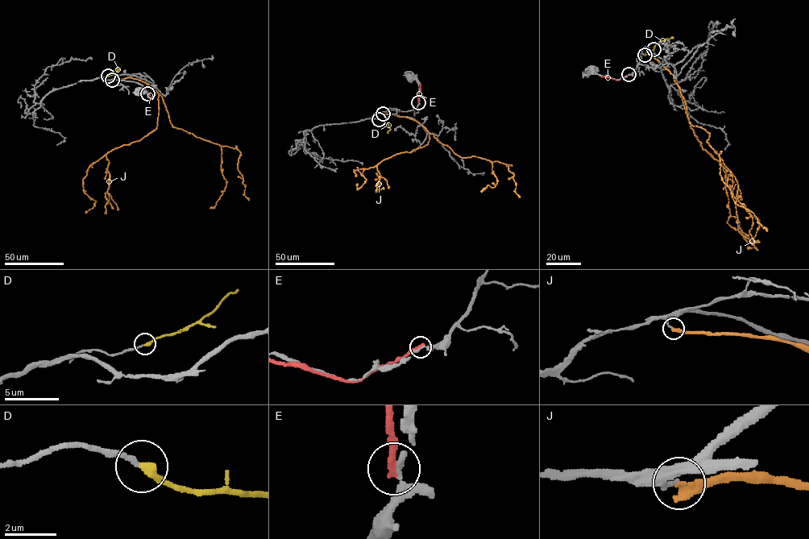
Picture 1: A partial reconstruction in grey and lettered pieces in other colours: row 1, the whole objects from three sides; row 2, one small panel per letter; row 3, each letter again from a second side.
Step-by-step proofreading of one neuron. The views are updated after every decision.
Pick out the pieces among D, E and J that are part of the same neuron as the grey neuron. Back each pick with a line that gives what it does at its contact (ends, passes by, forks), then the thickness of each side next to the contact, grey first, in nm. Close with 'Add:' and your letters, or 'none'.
D: It ends there. Thickness 180 nm (grey) against 320 nm
Add: D

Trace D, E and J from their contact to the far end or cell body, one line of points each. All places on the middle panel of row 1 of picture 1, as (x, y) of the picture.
D: (379, 119), (388, 124), (390, 129), (387, 133)
E: (418, 102), (421, 84)
J: (383, 114), (416, 120), (429, 133), (429, 139), (411, 151), (354, 171), (367, 179), (358, 189), (358, 184)

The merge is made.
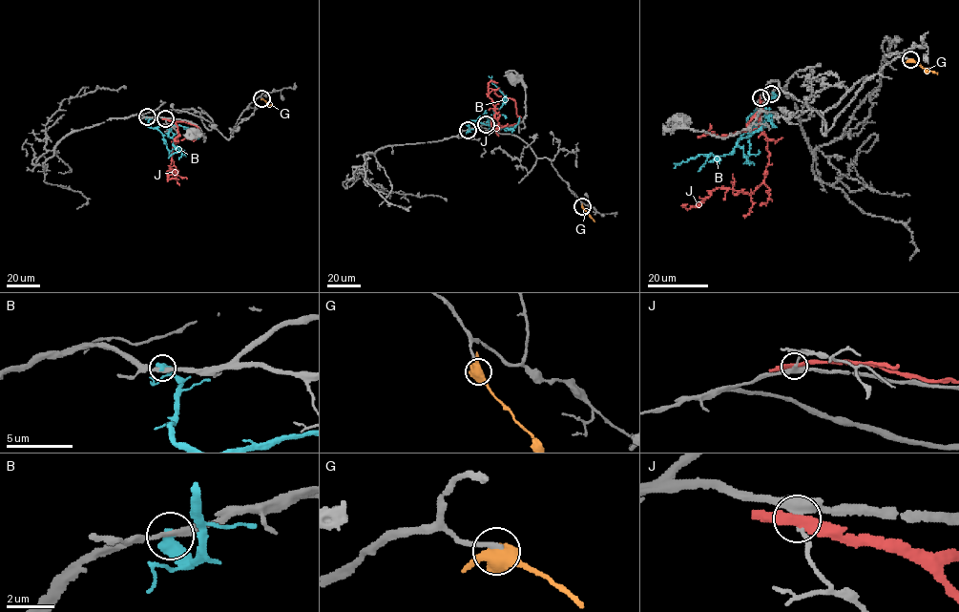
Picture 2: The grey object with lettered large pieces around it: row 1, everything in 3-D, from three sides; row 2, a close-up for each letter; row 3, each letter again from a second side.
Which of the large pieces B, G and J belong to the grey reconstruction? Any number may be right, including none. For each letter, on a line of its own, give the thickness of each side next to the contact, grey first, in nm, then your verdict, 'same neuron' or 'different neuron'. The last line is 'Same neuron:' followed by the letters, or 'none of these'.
B: 240 nm thick on the grey side, 550 nm on the other; different neuron
G: 200 nm thick on the grey side, 600 nm on the other; different neuron
J: 340 nm thick on the grey side, 300 nm on the other; different neuron
Same neuron: none of these

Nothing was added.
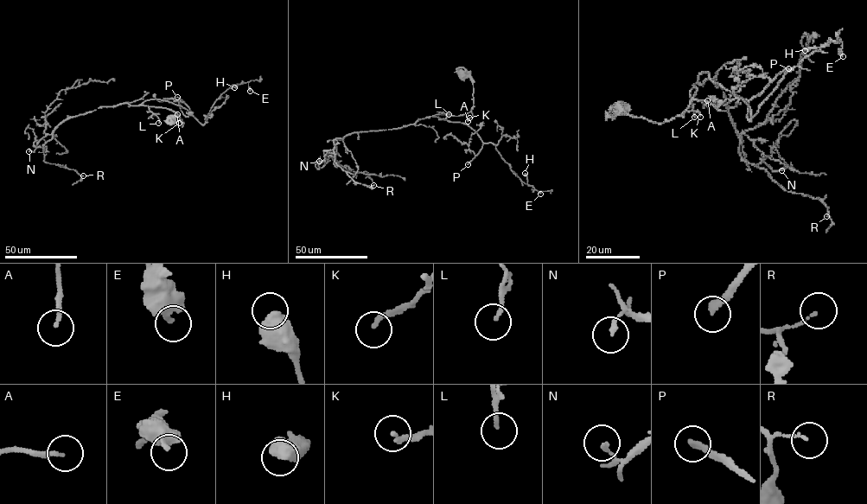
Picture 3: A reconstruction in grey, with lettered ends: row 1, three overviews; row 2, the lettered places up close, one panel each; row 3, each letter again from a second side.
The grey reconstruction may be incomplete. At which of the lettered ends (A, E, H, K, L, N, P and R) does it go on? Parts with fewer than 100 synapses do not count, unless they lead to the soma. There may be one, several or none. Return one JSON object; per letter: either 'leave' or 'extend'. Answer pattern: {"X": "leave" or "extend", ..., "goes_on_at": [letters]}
{"A": "leave", "E": "leave", "H": "leave", "K": "leave", "L": "leave", "N": "leave", "P": "extend", "R": "leave", "goes_on_at": ["P"]}

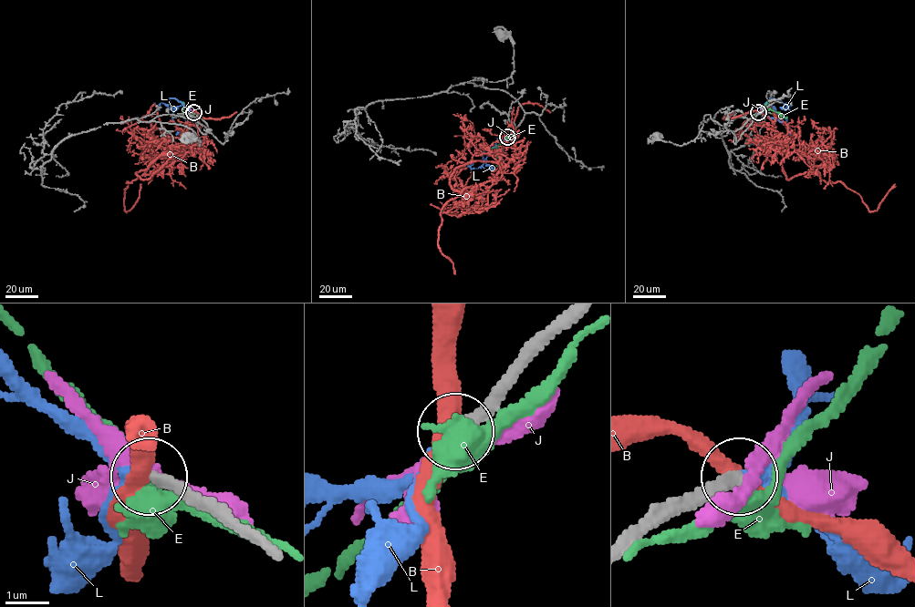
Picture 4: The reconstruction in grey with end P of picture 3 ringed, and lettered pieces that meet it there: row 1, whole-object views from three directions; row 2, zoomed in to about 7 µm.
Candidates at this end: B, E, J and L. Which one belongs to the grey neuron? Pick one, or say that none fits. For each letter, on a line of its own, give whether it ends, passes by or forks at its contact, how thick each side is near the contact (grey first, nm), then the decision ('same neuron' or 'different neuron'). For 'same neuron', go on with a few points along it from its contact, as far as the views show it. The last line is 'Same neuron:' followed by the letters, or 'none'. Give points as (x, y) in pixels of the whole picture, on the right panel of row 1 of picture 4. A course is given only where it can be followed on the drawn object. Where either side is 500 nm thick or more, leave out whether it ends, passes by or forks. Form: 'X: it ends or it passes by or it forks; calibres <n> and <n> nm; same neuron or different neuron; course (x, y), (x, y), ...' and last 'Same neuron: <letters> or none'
B: it passes by; calibres 280 and 340 nm; different neuron
E: it forks; calibres 320 and 460 nm; different neuron
J: it passes by; calibres 280 and 240 nm; different neuron
L: it passes by; calibres 280 and 200 nm; same neuron; course (759, 112), (760, 107), (772, 98), (786, 105), (789, 103), (783, 109)
Same neuron: L

